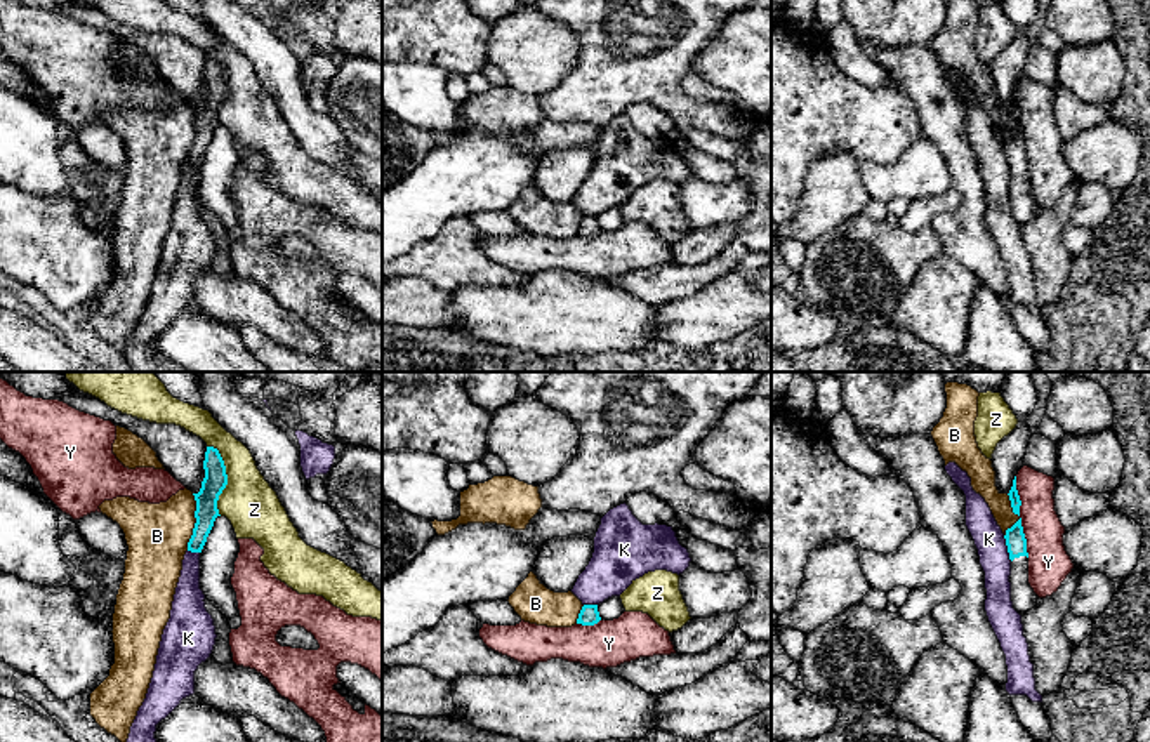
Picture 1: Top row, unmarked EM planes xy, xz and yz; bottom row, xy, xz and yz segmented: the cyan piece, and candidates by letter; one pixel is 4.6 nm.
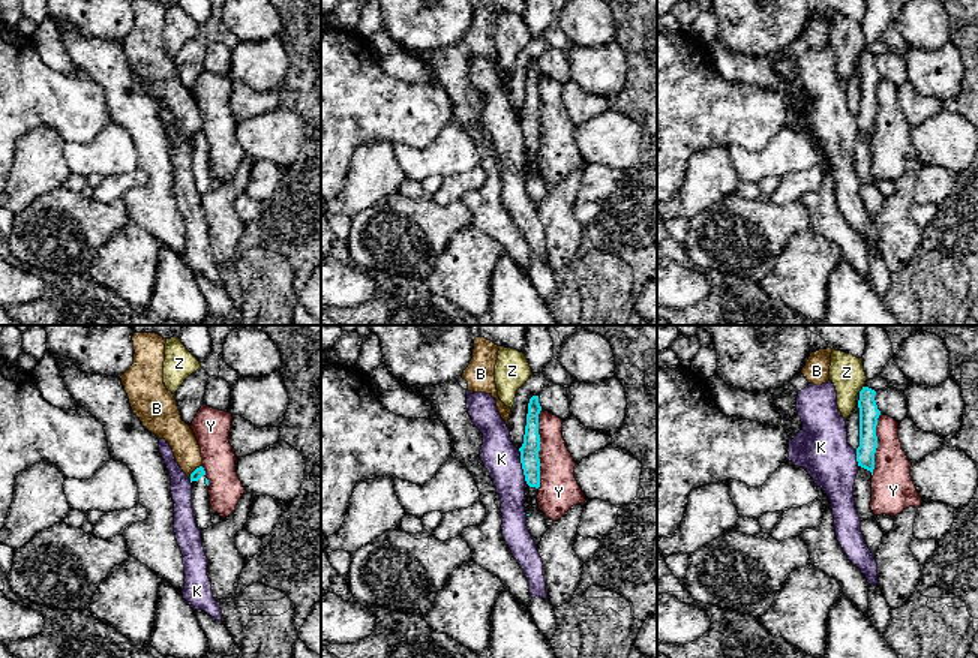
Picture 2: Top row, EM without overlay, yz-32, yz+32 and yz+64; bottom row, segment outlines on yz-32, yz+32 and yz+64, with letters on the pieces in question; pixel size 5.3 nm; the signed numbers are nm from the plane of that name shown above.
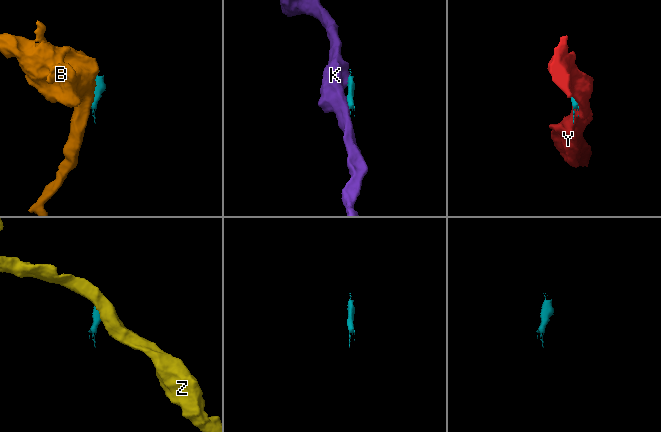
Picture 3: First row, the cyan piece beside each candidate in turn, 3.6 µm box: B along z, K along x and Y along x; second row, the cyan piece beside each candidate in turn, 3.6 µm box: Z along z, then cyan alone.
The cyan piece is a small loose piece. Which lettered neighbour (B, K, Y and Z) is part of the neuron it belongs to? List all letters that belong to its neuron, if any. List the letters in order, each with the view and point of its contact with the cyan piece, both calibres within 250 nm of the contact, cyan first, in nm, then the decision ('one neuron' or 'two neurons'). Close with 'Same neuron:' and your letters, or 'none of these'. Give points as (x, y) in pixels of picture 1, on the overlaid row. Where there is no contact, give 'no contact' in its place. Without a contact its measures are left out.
B: meets cyan in xy at (197, 522); 110 nm thick on the cyan side, 280 nm on the other; two neurons
K: meets cyan in yz at (1008, 548); 100 nm thick on the cyan side, 140 nm on the other; two neurons
Y: meets cyan in yz at (1020, 518); 50 nm thick on the cyan side, 190 nm on the other; two neurons
Z: meets cyan in xy at (226, 478); 110 nm thick on the cyan side, 260 nm on the other; two neurons
Same neuron: none of these

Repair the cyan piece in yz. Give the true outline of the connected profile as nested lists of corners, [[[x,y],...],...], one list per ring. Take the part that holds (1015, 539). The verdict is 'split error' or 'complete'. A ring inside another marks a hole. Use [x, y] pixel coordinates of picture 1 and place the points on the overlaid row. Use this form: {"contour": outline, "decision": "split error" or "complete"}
{"contour": [[[1021,518],[1006,530],[1006,546],[1011,560],[1011,601],[1013,608],[1023,615],[1037,605],[1037,594],[1028,584],[1028,553]]], "decision": "split error"}

